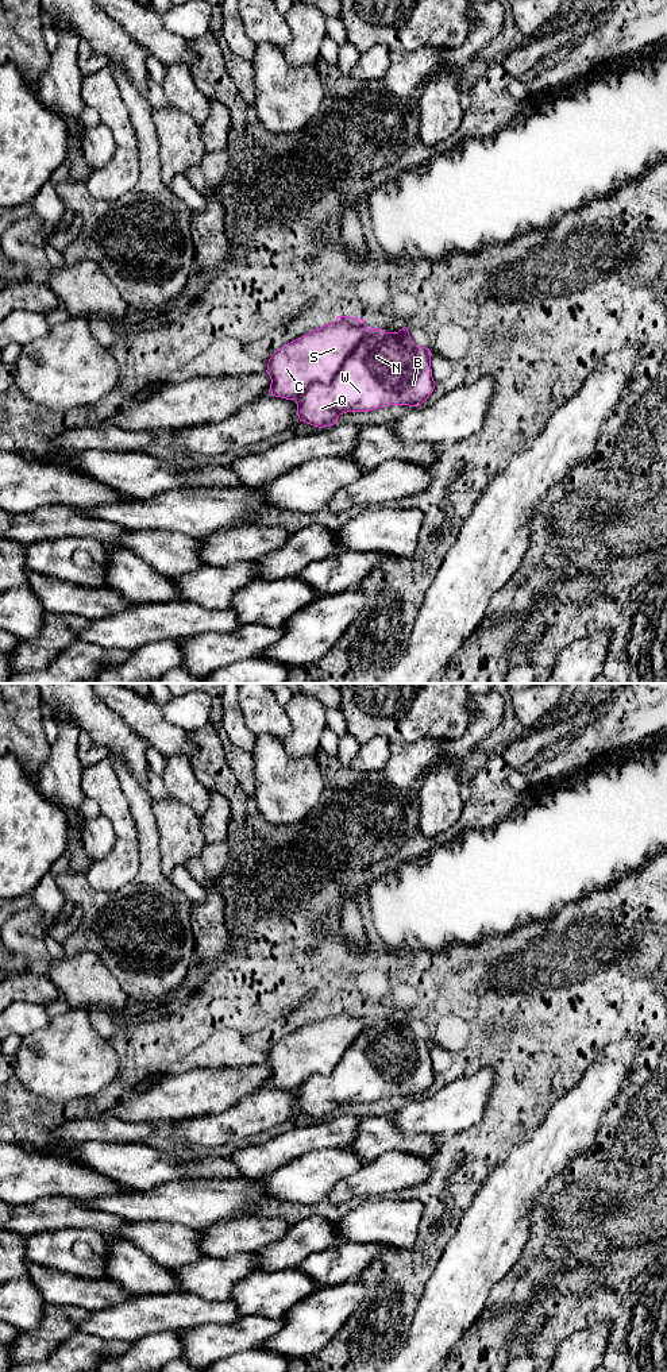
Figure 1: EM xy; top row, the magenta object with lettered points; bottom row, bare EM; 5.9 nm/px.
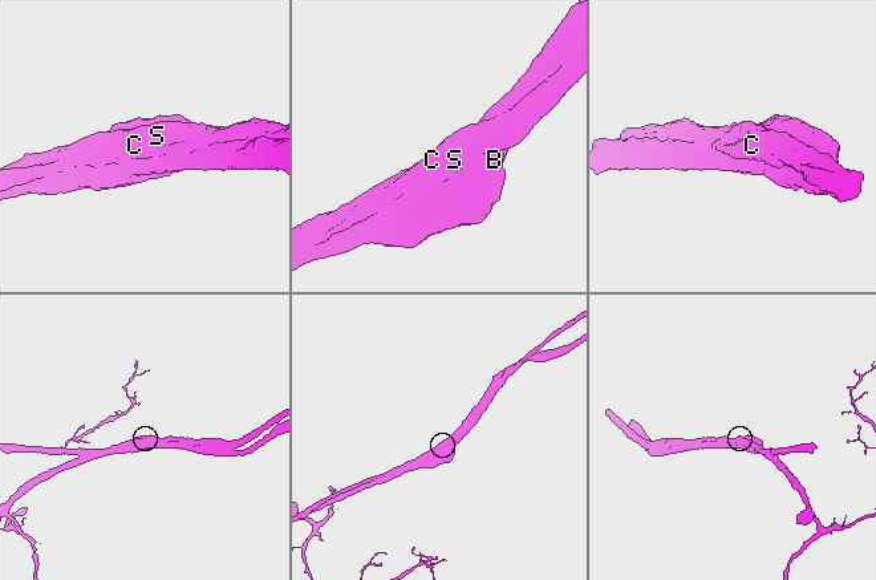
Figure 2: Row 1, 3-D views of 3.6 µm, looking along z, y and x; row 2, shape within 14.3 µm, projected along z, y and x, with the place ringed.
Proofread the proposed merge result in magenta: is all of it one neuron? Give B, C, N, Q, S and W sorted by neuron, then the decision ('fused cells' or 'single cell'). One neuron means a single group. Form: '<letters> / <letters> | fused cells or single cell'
B N Q W / C S | fused cells

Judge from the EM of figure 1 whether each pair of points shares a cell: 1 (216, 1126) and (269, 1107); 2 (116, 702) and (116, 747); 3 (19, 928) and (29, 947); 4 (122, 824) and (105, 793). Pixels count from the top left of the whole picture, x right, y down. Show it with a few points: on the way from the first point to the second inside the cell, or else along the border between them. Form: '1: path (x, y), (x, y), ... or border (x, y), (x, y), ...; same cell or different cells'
1: path (230, 1125), (255, 1113); same cell
2: border (97, 697), (139, 736); different cells
3: path (23, 932), (29, 943); same cell
4: path (119, 816), (111, 801); same cell

